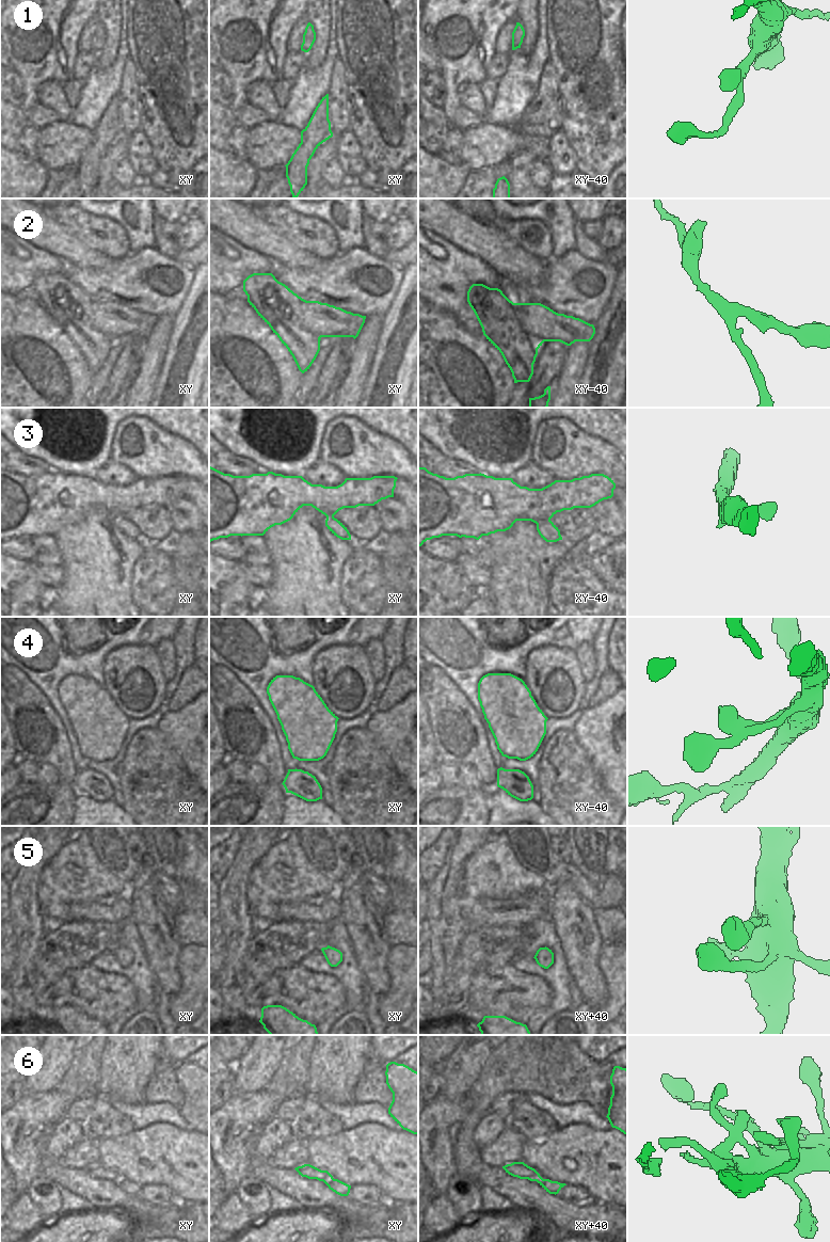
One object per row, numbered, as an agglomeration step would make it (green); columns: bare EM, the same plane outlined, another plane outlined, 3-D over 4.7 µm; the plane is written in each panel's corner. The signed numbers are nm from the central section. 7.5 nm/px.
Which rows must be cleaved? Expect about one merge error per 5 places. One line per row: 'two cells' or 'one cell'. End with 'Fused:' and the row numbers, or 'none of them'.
1: one cell
2: two cells
3: one cell
4: one cell
5: one cell
6: one cell
Fused: 2

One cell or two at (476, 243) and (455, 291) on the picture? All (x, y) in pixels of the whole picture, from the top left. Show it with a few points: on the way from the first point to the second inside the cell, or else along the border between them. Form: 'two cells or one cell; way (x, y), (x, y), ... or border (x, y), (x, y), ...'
two cells; border (449, 241), (482, 259), (492, 269)

